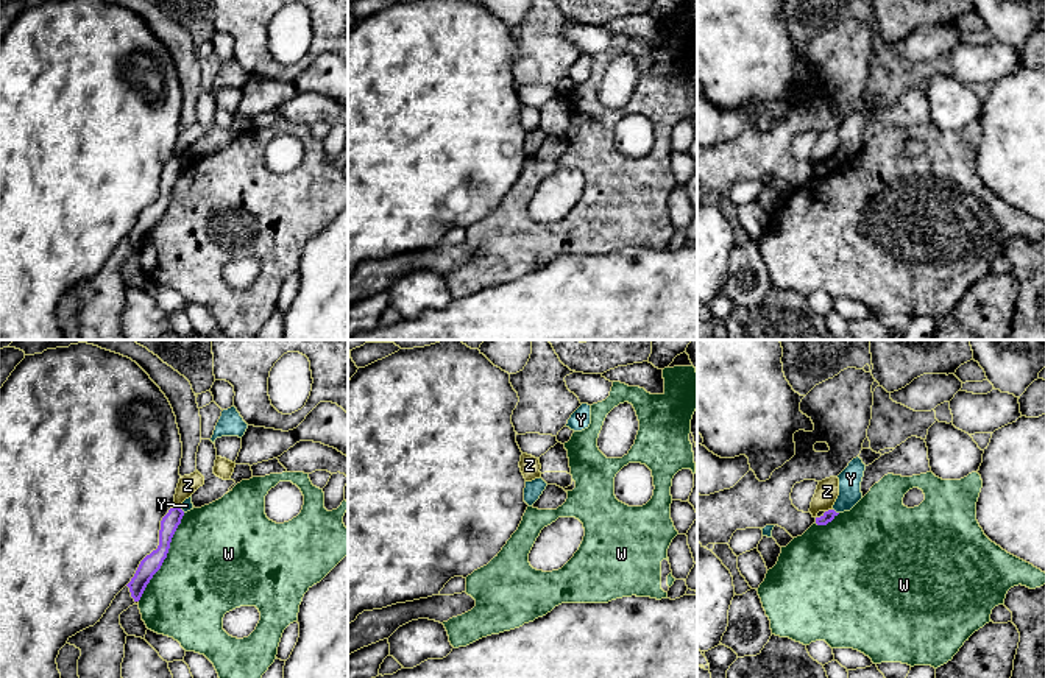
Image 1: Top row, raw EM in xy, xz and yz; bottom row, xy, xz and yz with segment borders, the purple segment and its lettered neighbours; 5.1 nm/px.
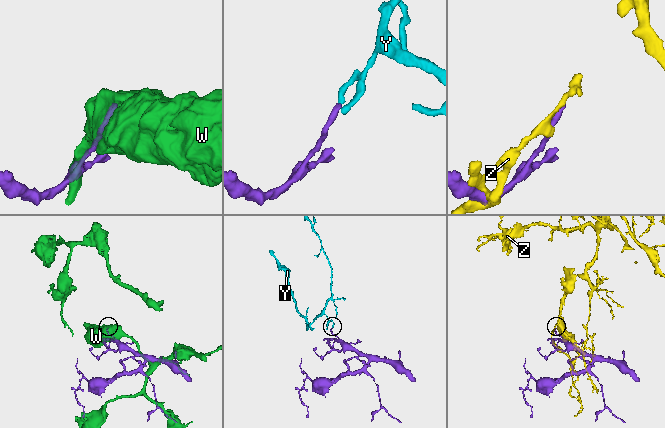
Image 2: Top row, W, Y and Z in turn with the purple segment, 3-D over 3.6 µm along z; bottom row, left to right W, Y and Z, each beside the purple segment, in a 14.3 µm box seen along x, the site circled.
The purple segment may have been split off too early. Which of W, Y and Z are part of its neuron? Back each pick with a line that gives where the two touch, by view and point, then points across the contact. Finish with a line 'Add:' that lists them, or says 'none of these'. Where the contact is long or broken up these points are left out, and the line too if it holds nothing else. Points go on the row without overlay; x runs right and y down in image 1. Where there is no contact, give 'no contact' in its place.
Add: none of these

